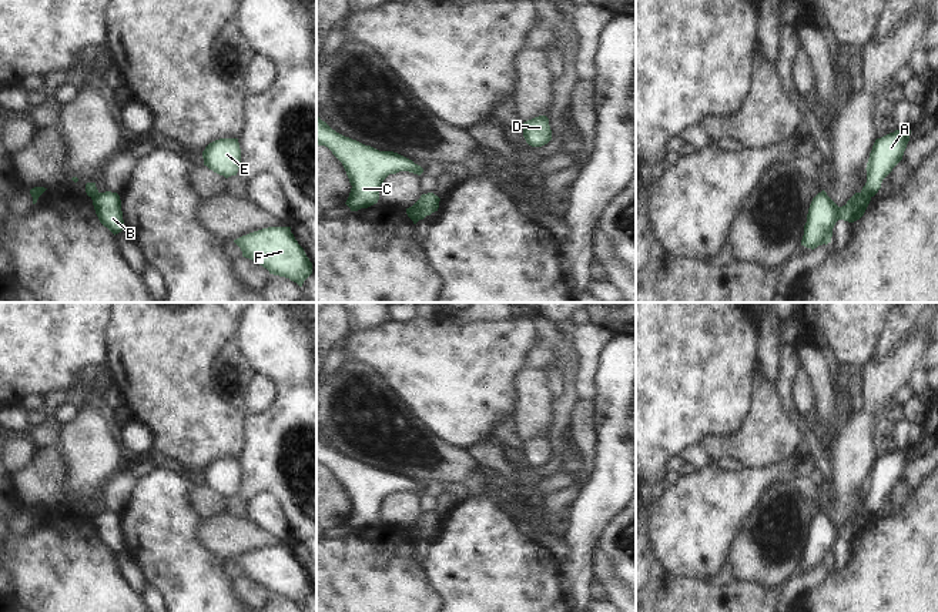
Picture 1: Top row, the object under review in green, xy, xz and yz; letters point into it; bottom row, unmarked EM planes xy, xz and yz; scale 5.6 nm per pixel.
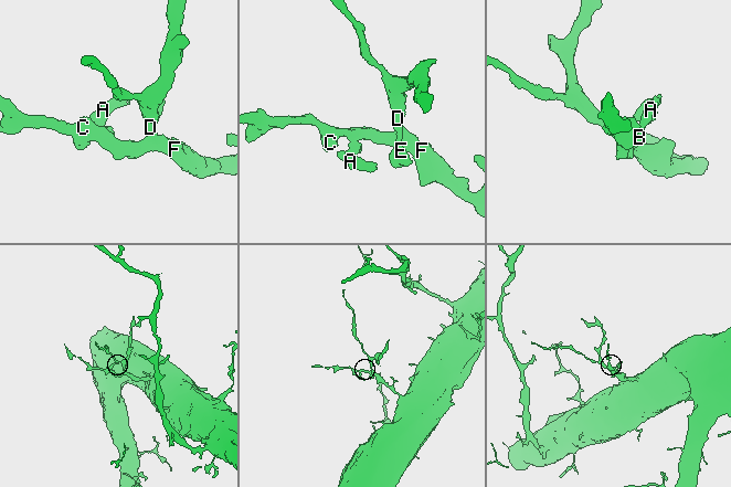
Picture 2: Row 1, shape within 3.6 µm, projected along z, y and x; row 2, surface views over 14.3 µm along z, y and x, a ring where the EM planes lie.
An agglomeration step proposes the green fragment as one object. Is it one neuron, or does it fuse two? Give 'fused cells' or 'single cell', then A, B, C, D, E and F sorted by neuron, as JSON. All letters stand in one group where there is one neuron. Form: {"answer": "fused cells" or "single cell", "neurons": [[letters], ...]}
{"answer": "fused cells", "neurons": [["A"], ["B", "C", "D", "E", "F"]]}

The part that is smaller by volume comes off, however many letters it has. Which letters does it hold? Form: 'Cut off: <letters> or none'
Cut off: A

